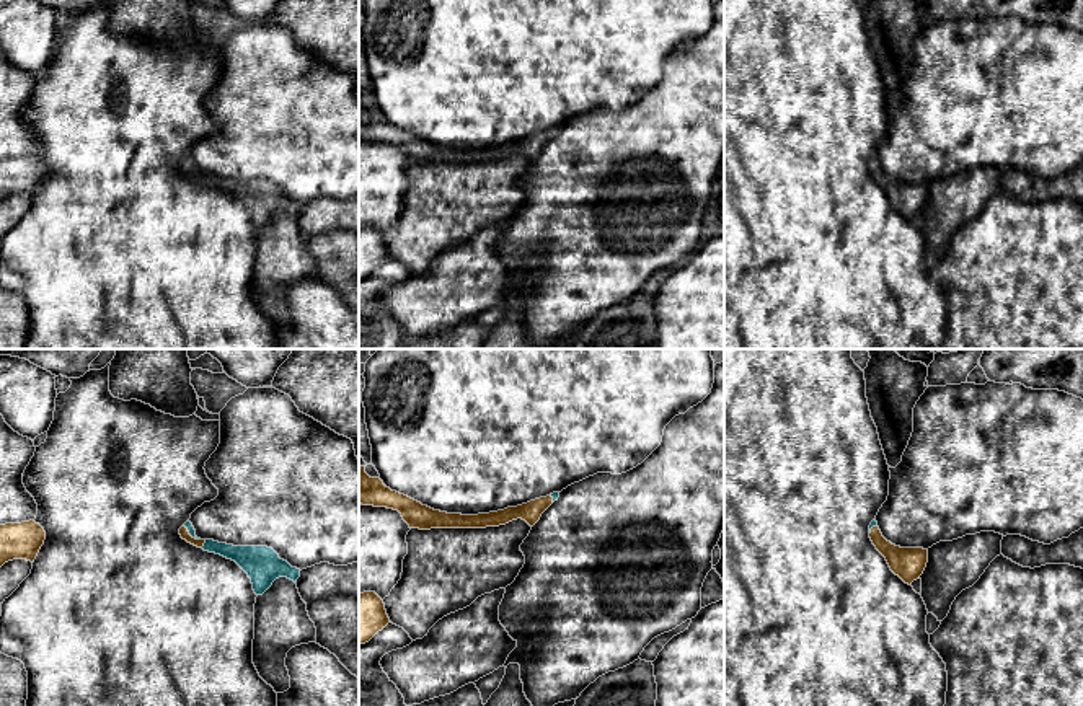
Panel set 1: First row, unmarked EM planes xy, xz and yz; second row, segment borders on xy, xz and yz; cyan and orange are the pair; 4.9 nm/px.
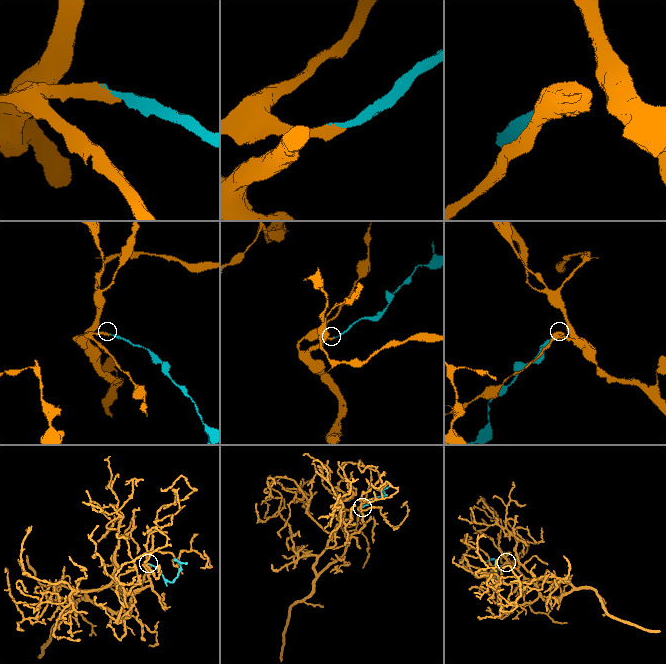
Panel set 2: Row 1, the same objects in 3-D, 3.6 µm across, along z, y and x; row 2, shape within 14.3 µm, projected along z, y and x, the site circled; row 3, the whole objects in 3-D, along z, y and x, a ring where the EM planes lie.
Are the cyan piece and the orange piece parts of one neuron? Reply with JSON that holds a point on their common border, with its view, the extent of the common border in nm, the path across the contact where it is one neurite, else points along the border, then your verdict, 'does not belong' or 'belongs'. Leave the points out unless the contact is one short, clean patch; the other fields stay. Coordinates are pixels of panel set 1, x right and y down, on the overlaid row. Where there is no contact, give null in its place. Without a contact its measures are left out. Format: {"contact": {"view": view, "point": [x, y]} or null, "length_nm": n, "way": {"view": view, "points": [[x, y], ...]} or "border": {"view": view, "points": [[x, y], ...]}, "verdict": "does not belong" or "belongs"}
{"contact": {"view": "xy", "point": [204, 543]}, "length_nm": 50, "way": {"view": "xy", "points": [[251, 560], [204, 543], [196, 542], [183, 530]]}, "verdict": "belongs"}

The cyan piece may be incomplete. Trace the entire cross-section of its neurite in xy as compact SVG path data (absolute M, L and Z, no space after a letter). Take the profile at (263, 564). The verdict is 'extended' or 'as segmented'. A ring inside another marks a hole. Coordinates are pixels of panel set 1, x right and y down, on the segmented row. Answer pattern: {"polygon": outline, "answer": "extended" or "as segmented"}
{"polygon": "M191 522L179 528L179 535L188 543L204 551L220 554L235 561L251 579L256 595L263 595L276 579L287 577L294 582L300 577L300 569L292 567L287 561L267 546L233 546L214 540L201 540Z", "answer": "extended"}

